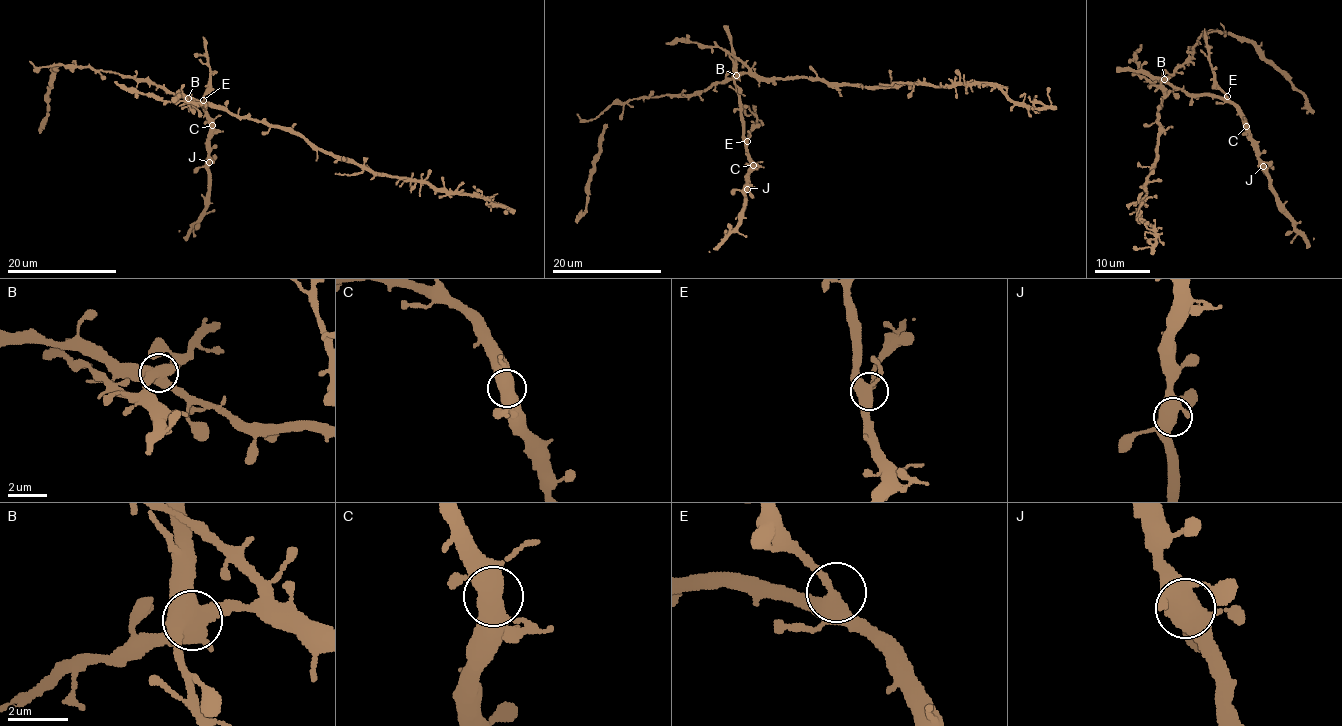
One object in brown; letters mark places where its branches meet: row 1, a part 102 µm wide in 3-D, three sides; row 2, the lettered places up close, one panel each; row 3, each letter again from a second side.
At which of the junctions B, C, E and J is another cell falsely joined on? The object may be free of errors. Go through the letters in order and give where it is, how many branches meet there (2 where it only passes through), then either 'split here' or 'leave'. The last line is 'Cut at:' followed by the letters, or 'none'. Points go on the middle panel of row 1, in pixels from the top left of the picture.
B: place (736, 75); branches 5; split here
C: place (753, 165); branches 4; leave
E: place (747, 141); branches 4; leave
J: place (747, 189); branches 5; leave
Cut at: B

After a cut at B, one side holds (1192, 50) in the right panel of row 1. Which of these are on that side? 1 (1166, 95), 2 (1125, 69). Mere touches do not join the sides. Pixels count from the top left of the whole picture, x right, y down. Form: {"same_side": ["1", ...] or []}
{"same_side": ["1"]}

